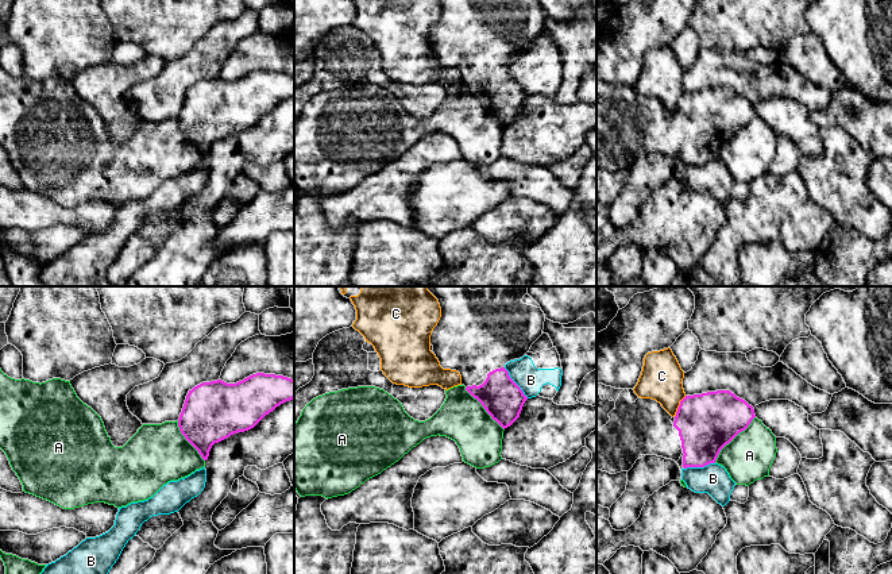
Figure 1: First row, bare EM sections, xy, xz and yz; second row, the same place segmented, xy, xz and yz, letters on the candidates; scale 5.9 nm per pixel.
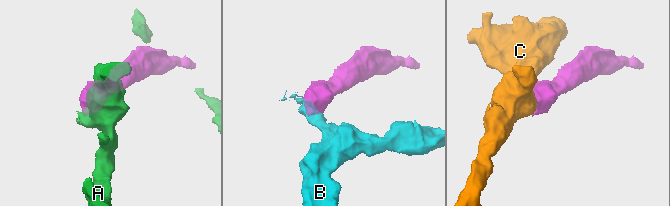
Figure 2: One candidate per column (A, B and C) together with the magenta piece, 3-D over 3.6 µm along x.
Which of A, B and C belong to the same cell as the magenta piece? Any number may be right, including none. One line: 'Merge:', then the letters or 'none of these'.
Merge: none of these

